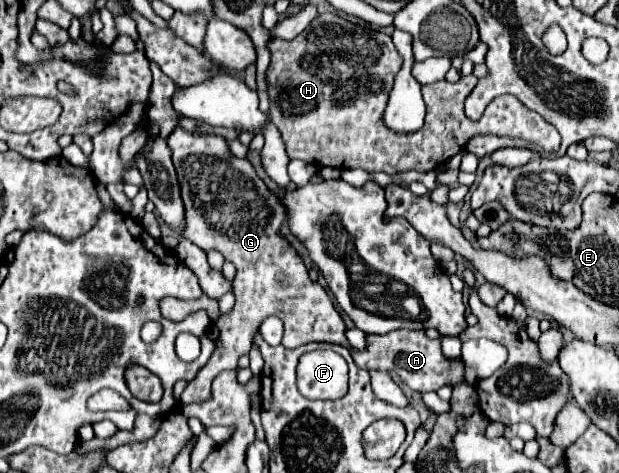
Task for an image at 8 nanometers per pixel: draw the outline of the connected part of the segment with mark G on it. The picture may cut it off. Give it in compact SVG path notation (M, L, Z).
M180 127L168 137L168 147L172 149L172 161L180 177L188 217L188 225L182 233L204 251L220 251L238 271L236 303L230 313L222 313L216 321L216 327L220 329L220 345L216 345L216 351L196 379L188 383L180 401L184 405L208 401L212 397L210 387L214 377L224 369L238 367L238 359L250 351L252 335L270 315L282 319L290 349L312 341L350 347L344 335L344 321L334 309L332 299L318 283L310 281L300 255L280 235L284 207L258 177L254 165L248 159L234 157L224 137L196 137Z

